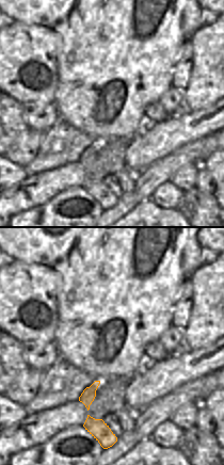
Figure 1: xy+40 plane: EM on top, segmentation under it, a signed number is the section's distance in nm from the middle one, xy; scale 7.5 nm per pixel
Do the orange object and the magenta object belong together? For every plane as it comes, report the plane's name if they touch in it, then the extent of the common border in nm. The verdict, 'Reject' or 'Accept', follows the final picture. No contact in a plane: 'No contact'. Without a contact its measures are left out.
No contact

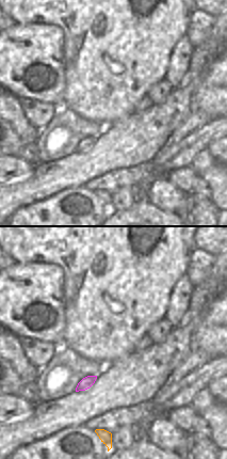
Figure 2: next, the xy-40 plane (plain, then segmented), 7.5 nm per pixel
No contact

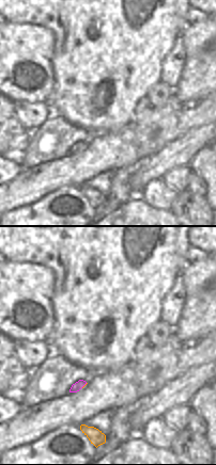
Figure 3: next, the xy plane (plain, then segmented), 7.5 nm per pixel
Touches orange in xy. Shared border 60 nm

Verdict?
Accept

